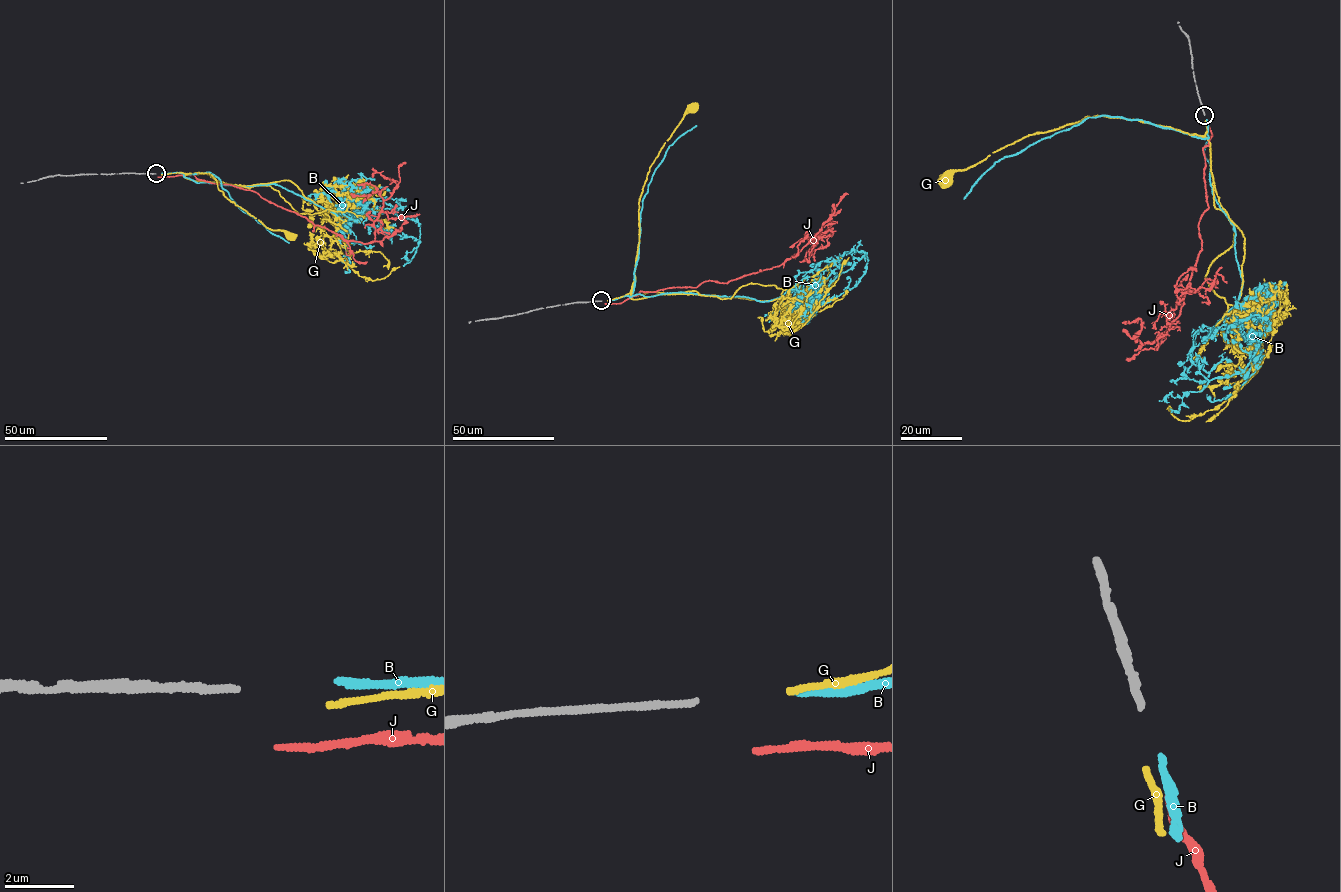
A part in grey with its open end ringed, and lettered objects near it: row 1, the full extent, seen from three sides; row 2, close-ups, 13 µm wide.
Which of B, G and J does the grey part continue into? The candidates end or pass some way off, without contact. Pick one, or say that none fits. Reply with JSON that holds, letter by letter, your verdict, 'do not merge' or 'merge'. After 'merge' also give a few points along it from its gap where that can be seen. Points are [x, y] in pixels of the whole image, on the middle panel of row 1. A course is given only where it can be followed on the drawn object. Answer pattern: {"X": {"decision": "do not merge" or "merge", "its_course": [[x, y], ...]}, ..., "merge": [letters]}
{"B": {"decision": "merge", "its_course": [[607, 300], [682, 292], [767, 301], [795, 289], [818, 304], [857, 284], [868, 260], [865, 252], [853, 259]]}, "G": {"decision": "do not merge"}, "J": {"decision": "do not merge"}, "merge": ["B"]}

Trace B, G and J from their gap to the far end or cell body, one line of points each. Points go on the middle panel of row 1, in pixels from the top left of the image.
B: (607, 300), (682, 292), (767, 301), (795, 289), (818, 304), (857, 284), (868, 260), (865, 252), (853, 259)
G: (607, 300), (630, 292), (634, 277), (639, 202), (643, 185), (659, 151), (692, 108)
J: (604, 303), (639, 291), (726, 283), (779, 266), (812, 239), (817, 243), (831, 224), (815, 261)

